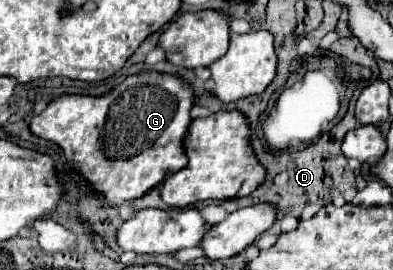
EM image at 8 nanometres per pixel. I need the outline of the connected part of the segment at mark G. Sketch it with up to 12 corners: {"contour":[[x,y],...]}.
{"contour":[[192,87],[62,95],[30,131],[118,207],[188,165]]}

